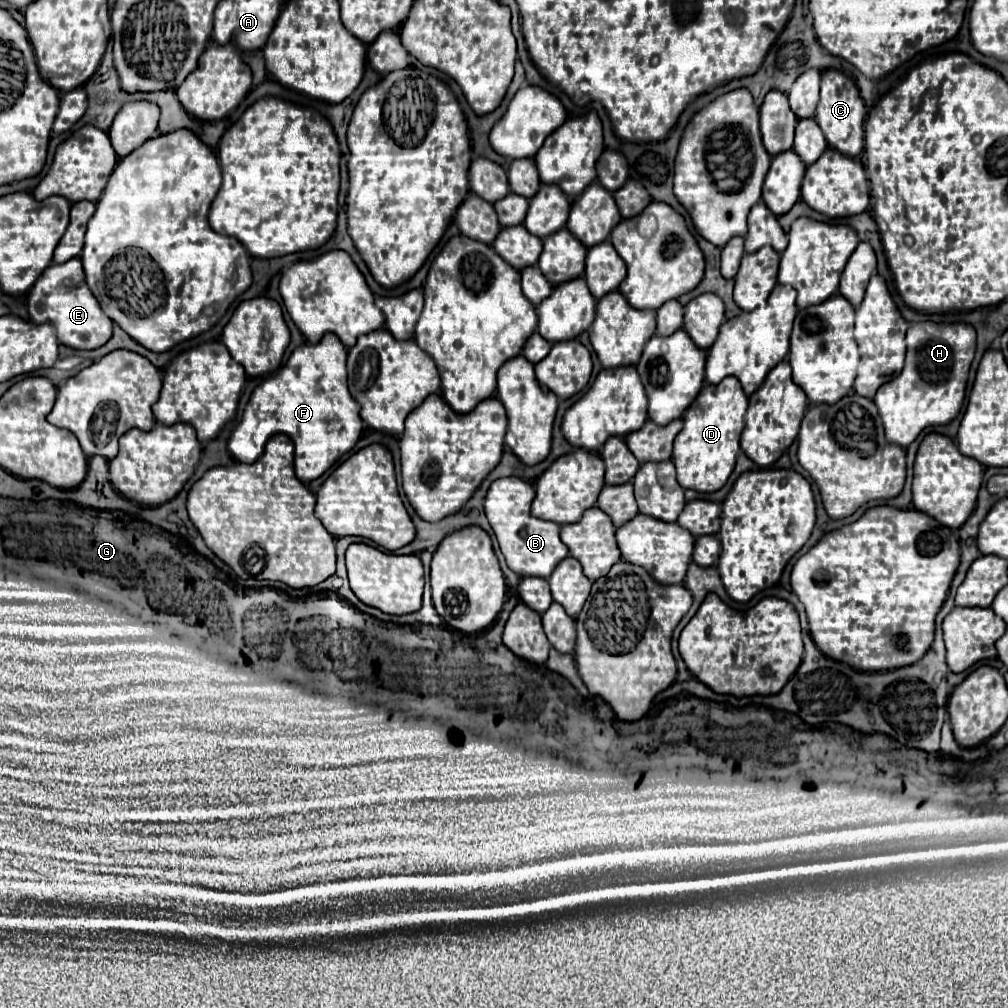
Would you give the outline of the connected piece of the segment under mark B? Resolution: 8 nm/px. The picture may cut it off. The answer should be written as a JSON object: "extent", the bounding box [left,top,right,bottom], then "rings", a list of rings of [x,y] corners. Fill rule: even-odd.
{"extent":[485,476,569,578],"rings":[[[509,476],[509,478],[499,478],[491,484],[487,496],[485,496],[485,514],[487,520],[497,536],[499,548],[507,560],[507,566],[519,574],[519,576],[539,576],[539,578],[549,578],[555,566],[567,558],[569,550],[559,538],[559,526],[555,522],[539,520],[529,514],[531,502],[535,496],[533,484]]]}

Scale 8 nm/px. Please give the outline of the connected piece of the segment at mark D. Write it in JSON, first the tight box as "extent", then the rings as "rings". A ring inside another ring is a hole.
{"extent":[673,376,747,492],"rings":[[[727,376],[717,386],[707,384],[701,388],[699,396],[687,408],[683,416],[683,430],[675,438],[673,464],[677,468],[677,482],[683,488],[697,492],[715,492],[725,486],[729,474],[735,468],[735,458],[739,452],[739,436],[745,428],[747,396],[741,390],[737,378]]]}

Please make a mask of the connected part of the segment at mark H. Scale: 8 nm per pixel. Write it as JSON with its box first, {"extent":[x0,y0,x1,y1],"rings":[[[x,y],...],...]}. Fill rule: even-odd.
{"extent":[875,322,975,446],"rings":[[[915,322],[907,330],[907,358],[899,376],[877,390],[875,404],[879,408],[885,436],[891,444],[909,446],[923,428],[949,424],[961,410],[965,384],[975,356],[975,328],[971,324],[935,324]]]}

